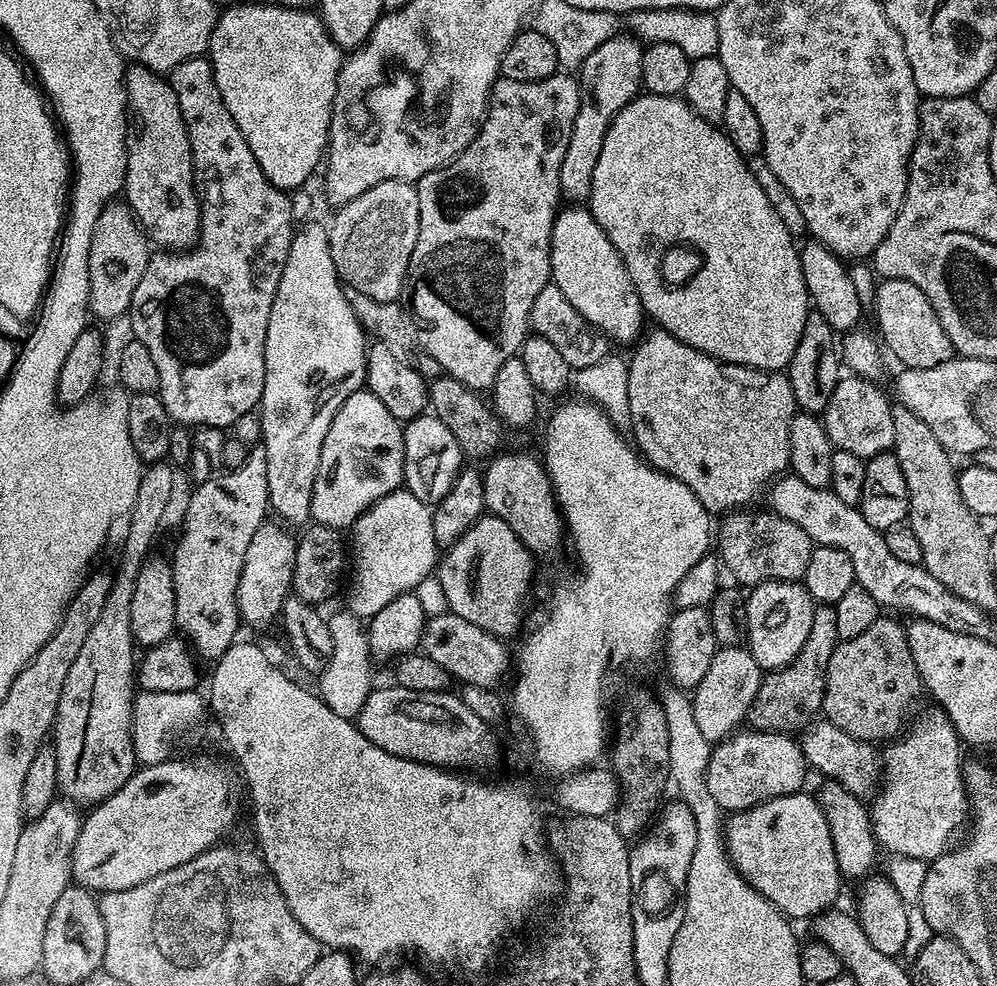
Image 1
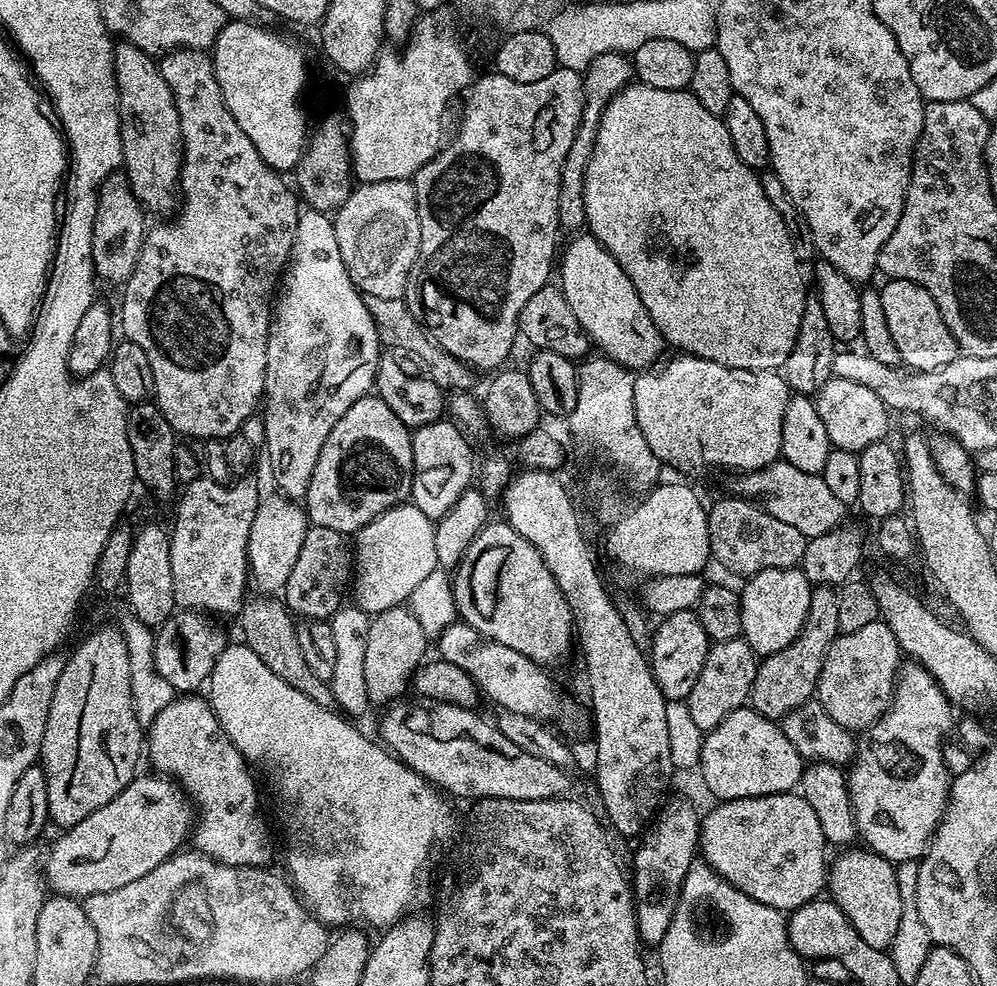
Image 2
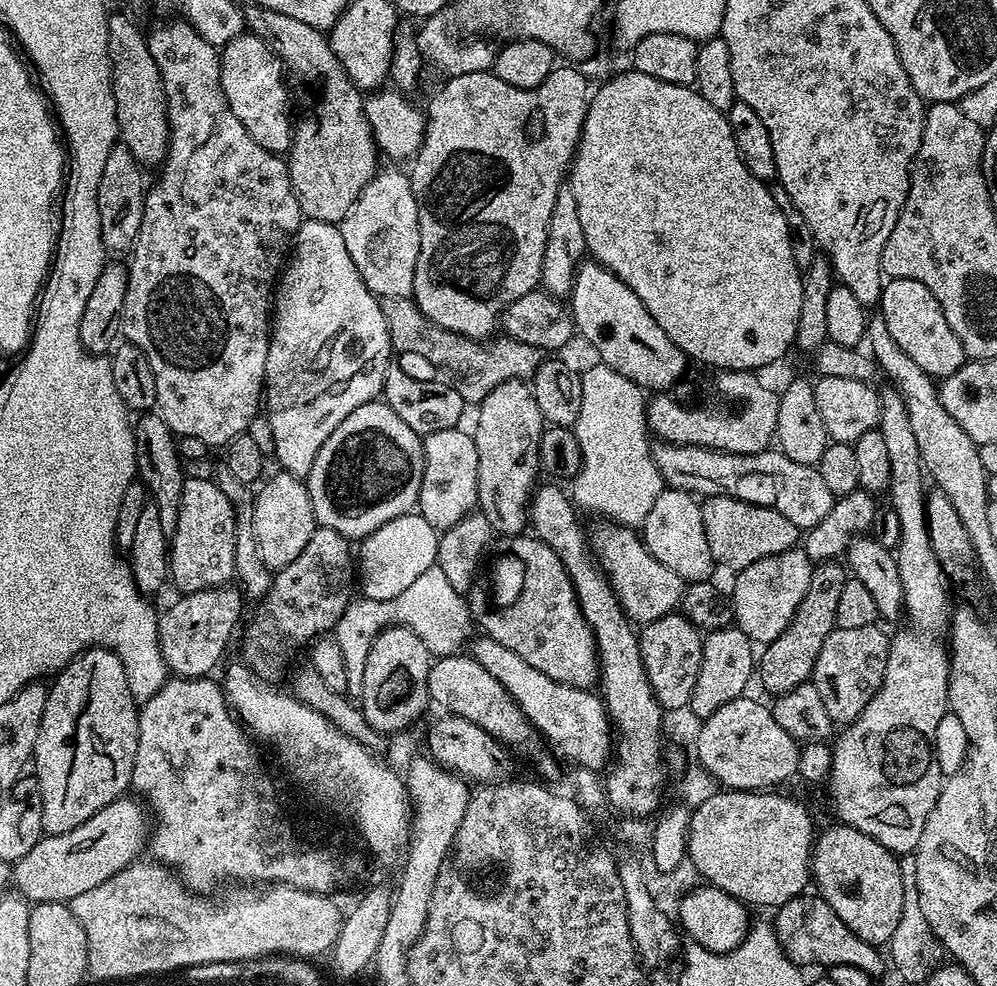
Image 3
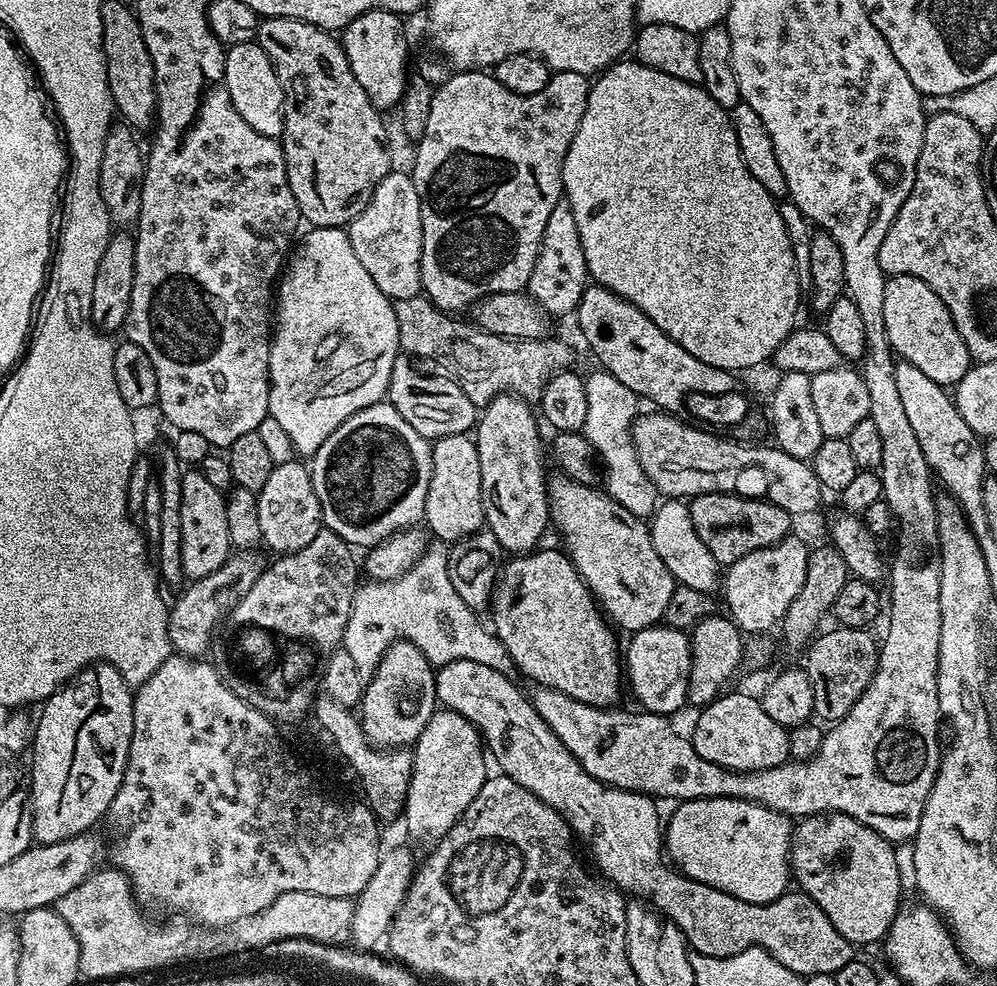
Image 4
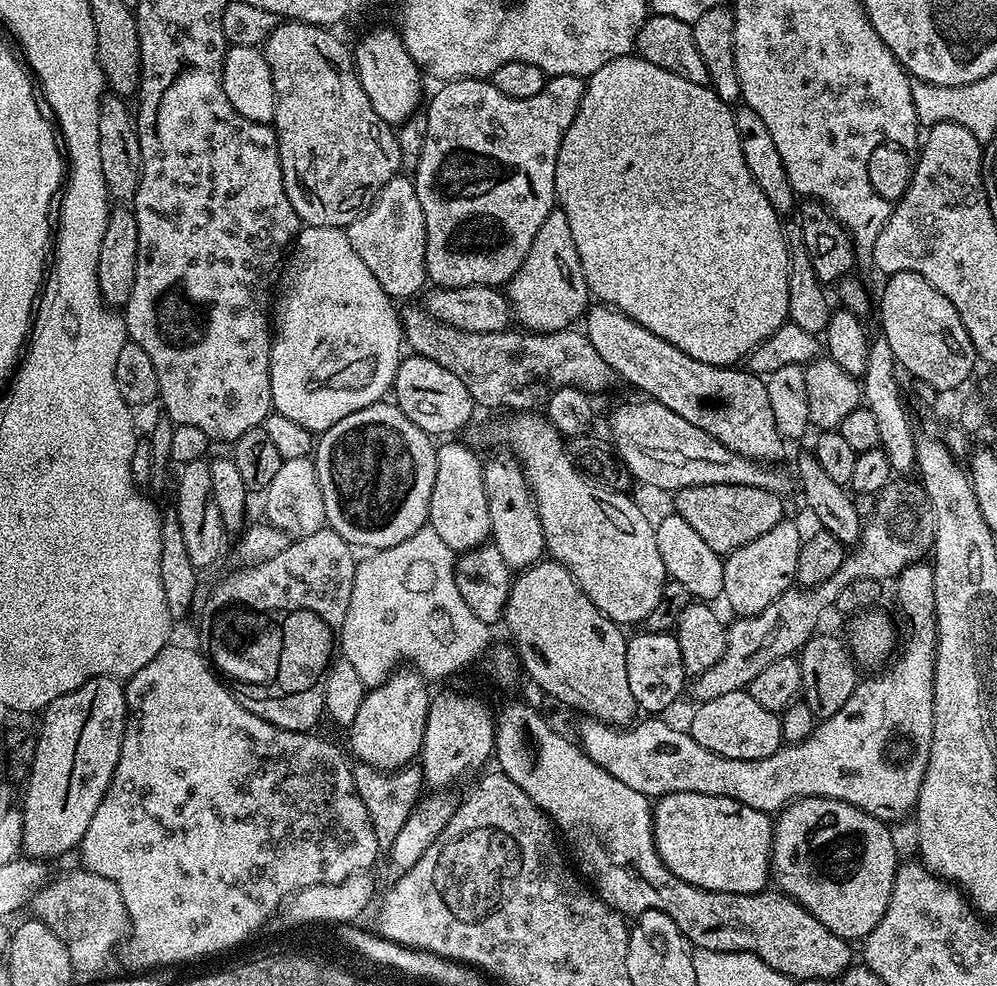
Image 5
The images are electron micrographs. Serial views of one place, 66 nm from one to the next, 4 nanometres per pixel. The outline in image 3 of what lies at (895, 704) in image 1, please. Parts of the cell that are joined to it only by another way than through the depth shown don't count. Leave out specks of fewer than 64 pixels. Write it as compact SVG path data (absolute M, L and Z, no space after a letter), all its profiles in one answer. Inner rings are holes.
M876 624L855 630L835 627L826 642L822 642L810 683L818 690L822 706L826 706L826 714L830 714L837 725L851 724L858 718L858 714L862 714L862 710L866 710L870 698L876 696L886 674L889 643L889 633L884 633Z

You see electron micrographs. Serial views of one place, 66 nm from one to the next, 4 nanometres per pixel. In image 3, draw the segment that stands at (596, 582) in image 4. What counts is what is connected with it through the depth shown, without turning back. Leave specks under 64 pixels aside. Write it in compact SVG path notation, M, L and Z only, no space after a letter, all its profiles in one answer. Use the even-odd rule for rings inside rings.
M604 522L593 536L591 533L590 544L598 557L600 568L610 577L612 588L616 591L616 600L629 620L643 626L679 609L686 582L650 554L641 533L635 527Z

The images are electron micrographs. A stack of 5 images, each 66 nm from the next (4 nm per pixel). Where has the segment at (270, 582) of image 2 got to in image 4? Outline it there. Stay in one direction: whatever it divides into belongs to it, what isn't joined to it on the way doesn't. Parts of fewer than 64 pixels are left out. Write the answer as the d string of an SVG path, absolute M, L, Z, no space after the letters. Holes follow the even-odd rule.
M292 459L285 464L277 464L272 469L266 486L256 497L258 526L261 527L261 541L268 543L276 554L285 554L302 550L322 531L320 503L318 494L314 494L312 473L307 463Z

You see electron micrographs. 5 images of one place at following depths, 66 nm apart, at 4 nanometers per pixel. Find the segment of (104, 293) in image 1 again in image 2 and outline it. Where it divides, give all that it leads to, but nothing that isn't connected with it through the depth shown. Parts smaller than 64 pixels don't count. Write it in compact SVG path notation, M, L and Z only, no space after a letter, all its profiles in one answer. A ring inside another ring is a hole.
M117 170L102 182L96 213L94 214L94 242L92 243L92 261L96 267L97 277L101 281L109 280L116 286L123 285L130 278L138 262L138 254L144 245L146 235L146 209L128 184L127 175Z

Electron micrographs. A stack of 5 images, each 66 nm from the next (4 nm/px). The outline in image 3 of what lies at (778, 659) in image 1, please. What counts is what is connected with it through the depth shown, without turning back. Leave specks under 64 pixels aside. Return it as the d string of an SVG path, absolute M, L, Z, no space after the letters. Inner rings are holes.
M797 546L782 554L770 554L770 558L758 558L750 566L735 573L730 599L735 627L749 636L757 645L774 642L790 626L802 598L806 598L806 586L810 586L810 574L814 561Z

